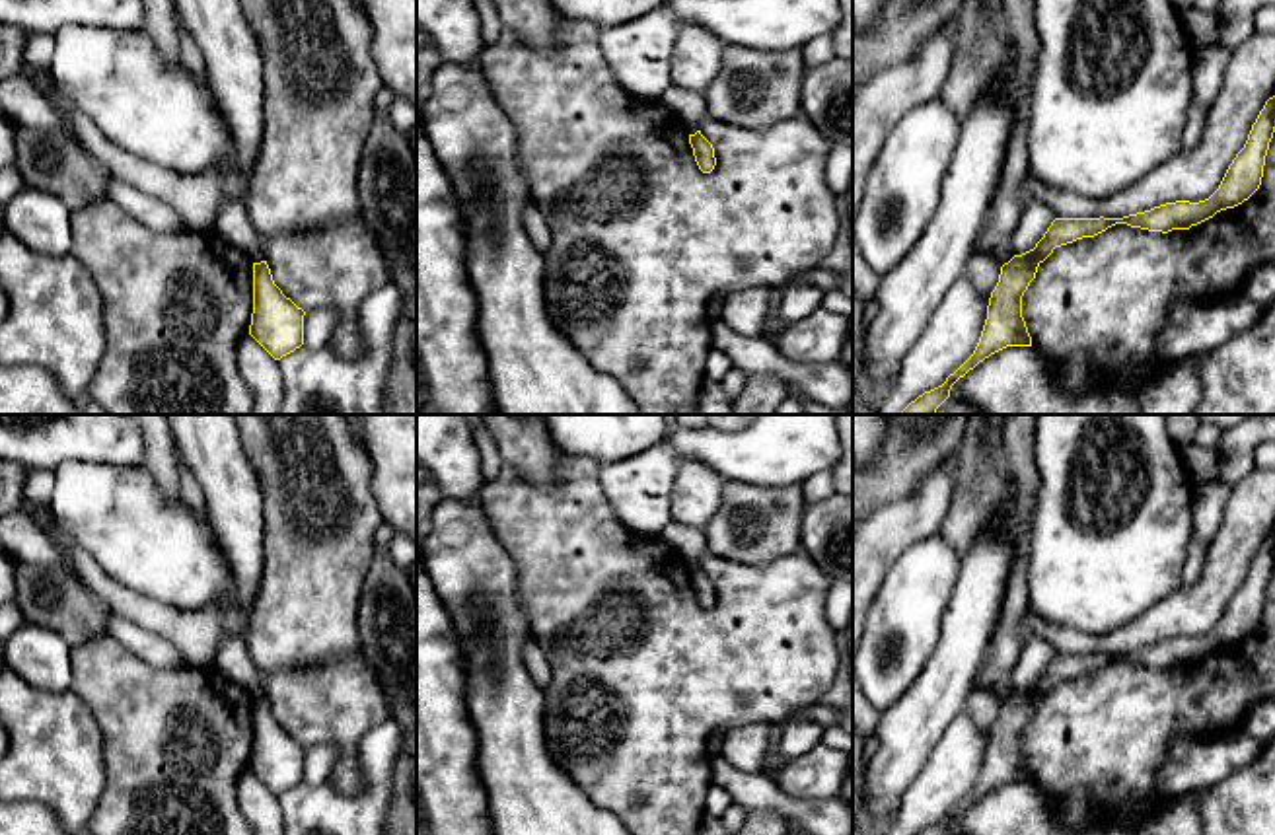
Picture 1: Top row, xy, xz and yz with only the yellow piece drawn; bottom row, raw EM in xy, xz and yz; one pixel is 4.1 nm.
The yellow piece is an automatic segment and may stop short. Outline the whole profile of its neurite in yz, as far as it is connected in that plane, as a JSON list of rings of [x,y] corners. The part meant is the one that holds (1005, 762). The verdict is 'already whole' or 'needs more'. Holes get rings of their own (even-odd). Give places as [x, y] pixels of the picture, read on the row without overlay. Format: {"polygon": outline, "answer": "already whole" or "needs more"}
{"polygon": [[[1275,531],[1259,547],[1244,584],[1228,601],[1219,625],[1205,636],[1176,636],[1123,654],[1055,654],[1034,685],[1014,691],[1001,703],[999,718],[991,728],[987,755],[973,790],[946,814],[946,817],[917,835],[948,835],[952,821],[979,798],[1006,782],[1032,782],[1022,753],[1022,732],[1036,714],[1038,703],[1055,683],[1082,673],[1094,673],[1115,660],[1168,670],[1189,666],[1217,648],[1248,636],[1261,621],[1265,592],[1275,568]]], "answer": "already whole"}

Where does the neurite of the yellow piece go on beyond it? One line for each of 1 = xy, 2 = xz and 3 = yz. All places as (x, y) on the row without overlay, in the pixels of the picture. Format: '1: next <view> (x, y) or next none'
1: next none
2: next none
3: next none

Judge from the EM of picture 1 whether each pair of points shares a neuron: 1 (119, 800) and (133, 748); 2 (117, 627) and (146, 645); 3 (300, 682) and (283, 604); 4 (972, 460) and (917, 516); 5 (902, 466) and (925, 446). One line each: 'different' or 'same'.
1: same
2: same
3: different
4: different
5: same

